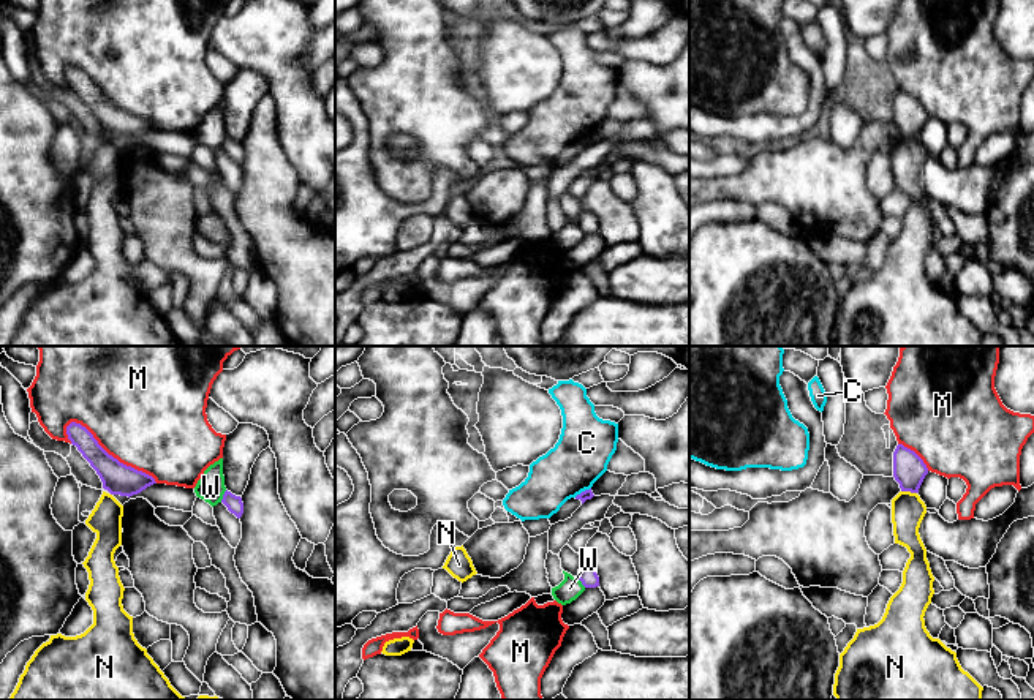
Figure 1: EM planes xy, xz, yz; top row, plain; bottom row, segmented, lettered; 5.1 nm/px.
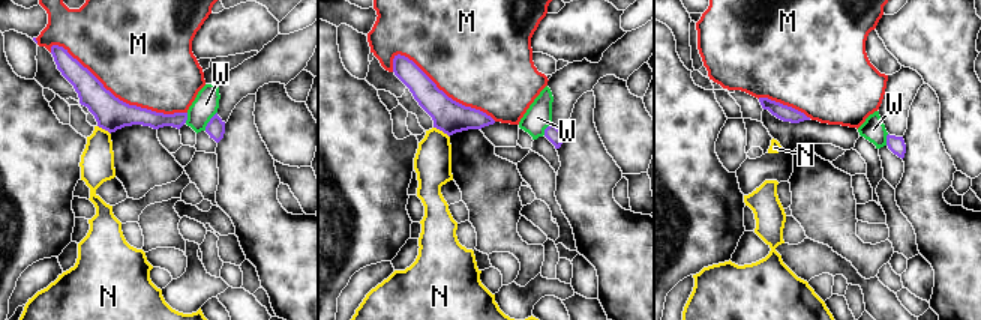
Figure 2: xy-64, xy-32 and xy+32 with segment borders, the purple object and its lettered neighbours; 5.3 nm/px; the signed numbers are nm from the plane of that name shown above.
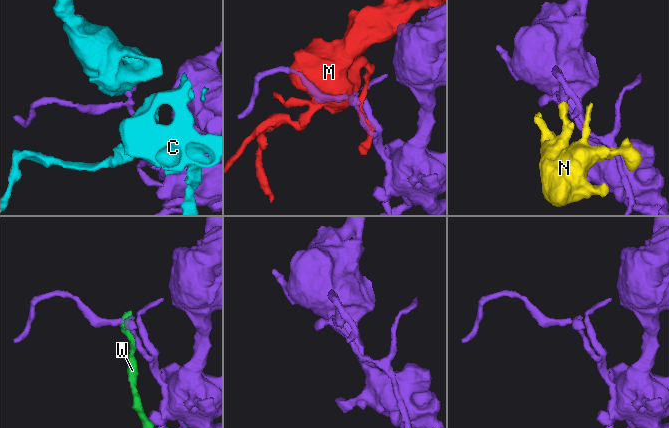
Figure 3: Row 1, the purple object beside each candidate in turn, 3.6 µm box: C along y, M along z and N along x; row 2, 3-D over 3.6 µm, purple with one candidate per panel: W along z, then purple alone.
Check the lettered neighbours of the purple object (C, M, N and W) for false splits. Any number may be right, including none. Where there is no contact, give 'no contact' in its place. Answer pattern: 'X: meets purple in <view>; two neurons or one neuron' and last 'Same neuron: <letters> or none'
C: meets purple in xz; two neurons
M: meets purple in xy; two neurons
N: meets purple in yz; two neurons
W: meets purple in xy; two neurons
Same neuron: none

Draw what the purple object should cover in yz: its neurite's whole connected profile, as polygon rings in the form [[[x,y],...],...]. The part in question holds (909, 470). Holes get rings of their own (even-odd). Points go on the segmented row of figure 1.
[[[898,444],[893,452],[893,477],[901,491],[919,493],[919,488],[928,474],[923,460],[911,449]]]

